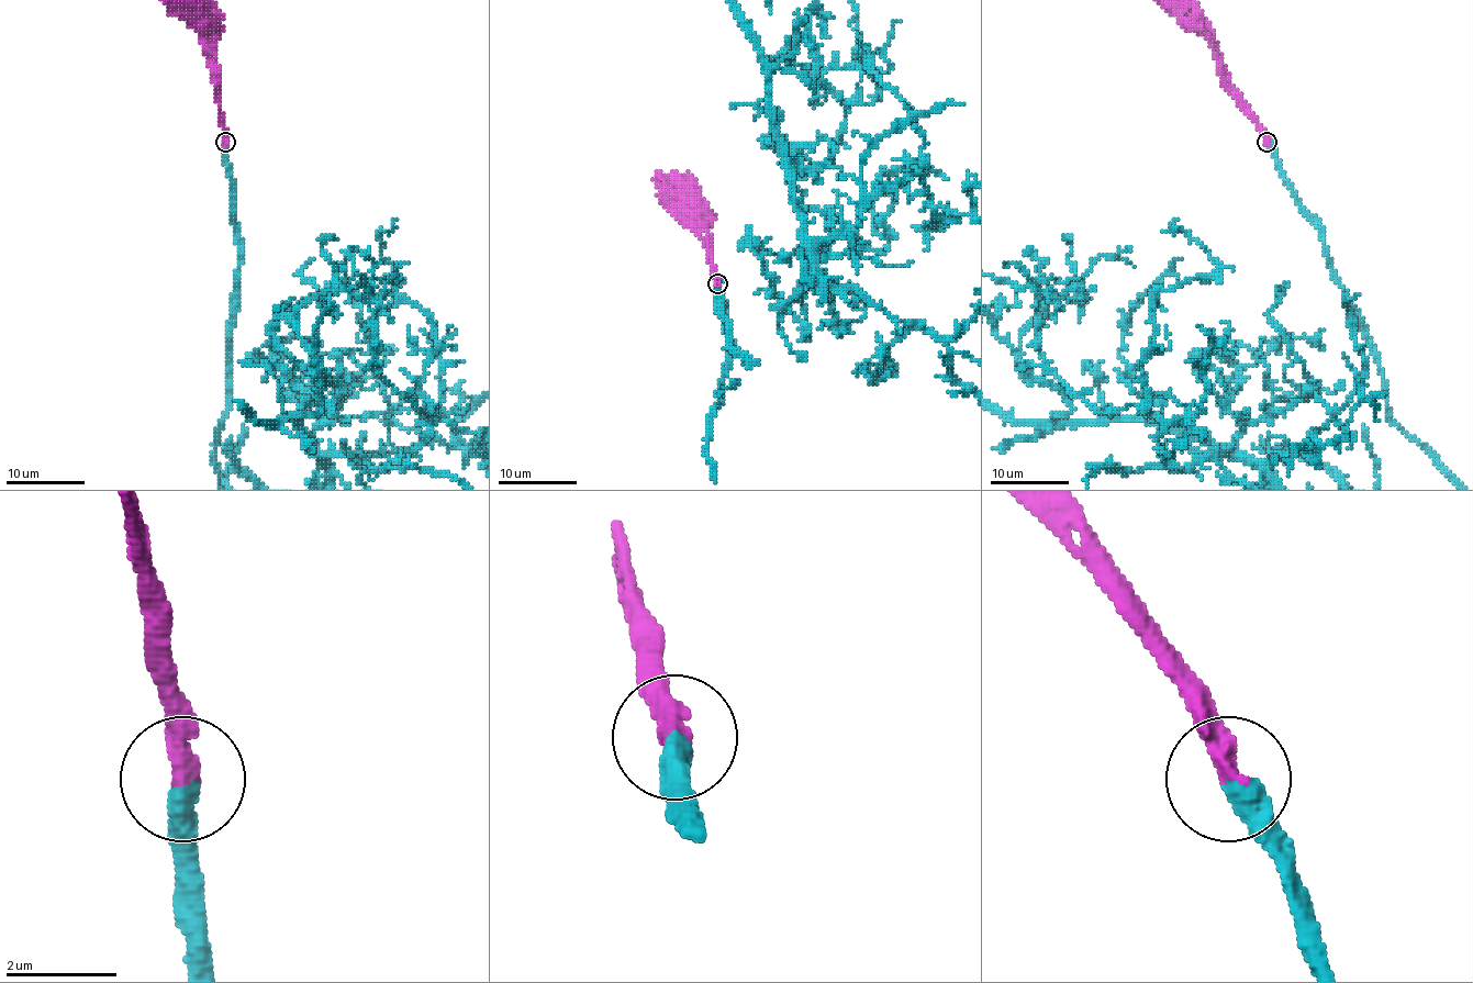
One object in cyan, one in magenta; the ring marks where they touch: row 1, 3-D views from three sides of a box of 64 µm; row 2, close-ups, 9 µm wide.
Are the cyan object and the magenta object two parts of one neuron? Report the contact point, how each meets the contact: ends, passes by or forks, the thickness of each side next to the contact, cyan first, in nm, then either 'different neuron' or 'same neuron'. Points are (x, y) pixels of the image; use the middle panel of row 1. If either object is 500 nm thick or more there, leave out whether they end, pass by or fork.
(717, 283) | cyan ends | magenta ends | 380/360 nm | same neuron

